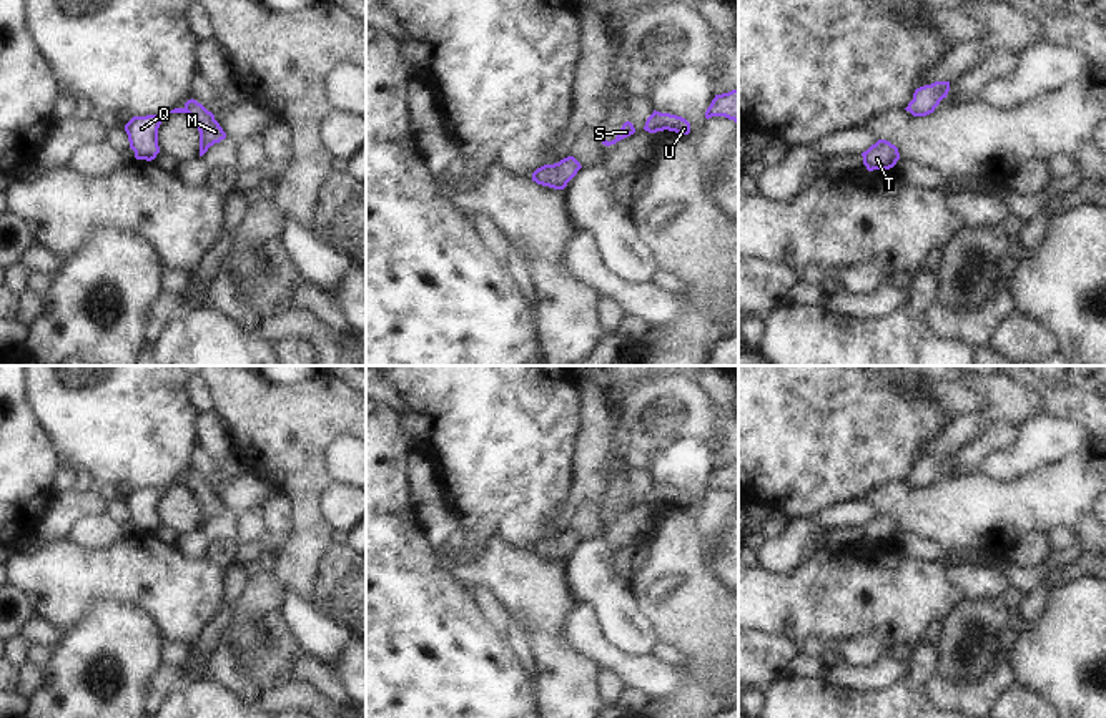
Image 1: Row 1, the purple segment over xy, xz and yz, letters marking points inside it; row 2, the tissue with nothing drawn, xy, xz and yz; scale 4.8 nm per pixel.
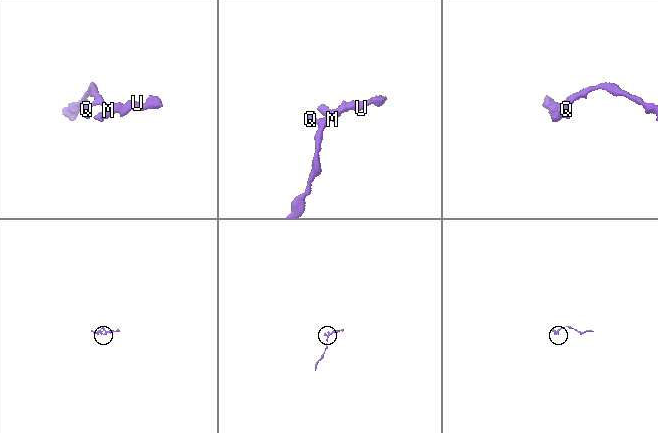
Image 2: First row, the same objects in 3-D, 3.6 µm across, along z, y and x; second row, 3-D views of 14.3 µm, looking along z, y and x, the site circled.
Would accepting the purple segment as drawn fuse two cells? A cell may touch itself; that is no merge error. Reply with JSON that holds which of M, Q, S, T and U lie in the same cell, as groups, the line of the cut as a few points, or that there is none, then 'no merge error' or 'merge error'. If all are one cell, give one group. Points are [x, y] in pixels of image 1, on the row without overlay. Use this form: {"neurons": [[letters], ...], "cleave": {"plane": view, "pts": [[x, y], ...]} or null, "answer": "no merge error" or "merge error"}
{"neurons": [["M", "Q", "S", "T", "U"]], "cleave": null, "answer": "no merge error"}

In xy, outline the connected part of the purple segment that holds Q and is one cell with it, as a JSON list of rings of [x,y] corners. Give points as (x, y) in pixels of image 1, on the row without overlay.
[[[166,487],[133,489],[126,497],[130,520],[136,532],[151,534],[160,525],[158,500]]]

